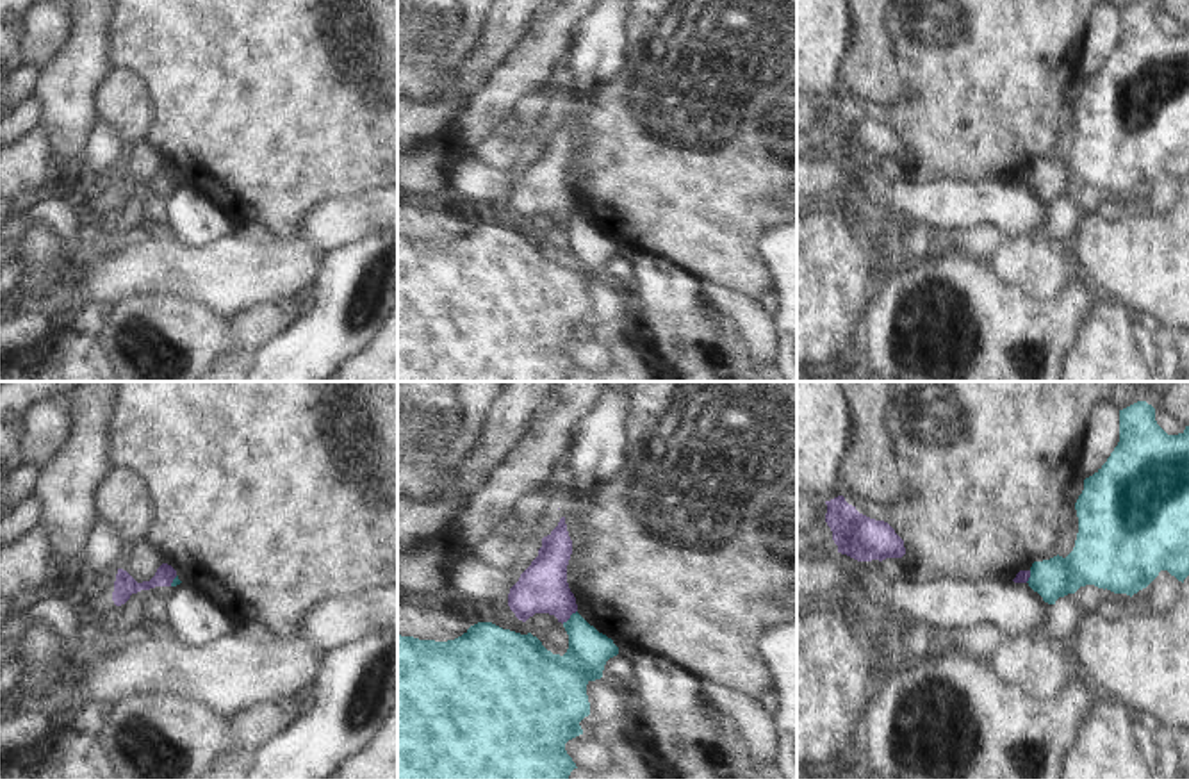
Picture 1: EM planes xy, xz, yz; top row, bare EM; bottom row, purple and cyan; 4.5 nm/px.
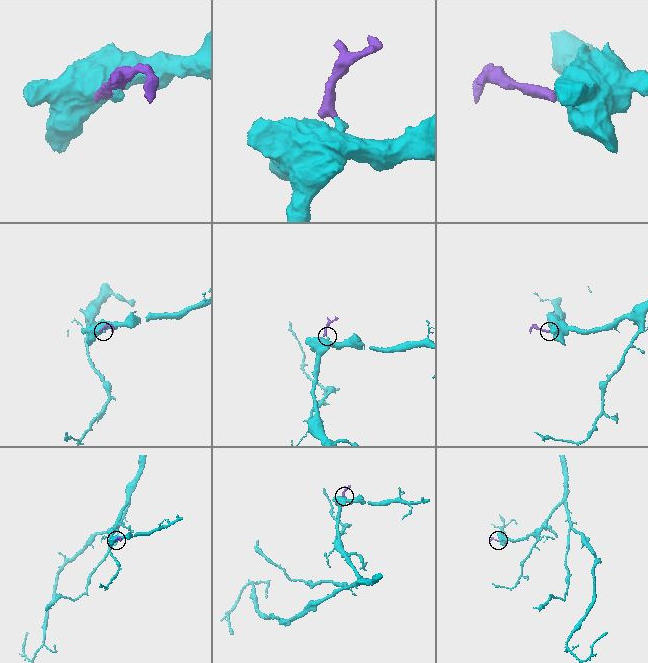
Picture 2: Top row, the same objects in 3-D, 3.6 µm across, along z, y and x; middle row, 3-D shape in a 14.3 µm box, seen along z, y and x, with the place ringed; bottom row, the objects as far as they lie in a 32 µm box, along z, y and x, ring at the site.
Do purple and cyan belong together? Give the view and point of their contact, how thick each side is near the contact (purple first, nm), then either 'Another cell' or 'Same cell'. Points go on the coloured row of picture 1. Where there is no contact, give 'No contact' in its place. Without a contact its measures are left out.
Touches purple at xz (569, 617). Thickness 220 nm (purple) against 190 nm. Another cell.

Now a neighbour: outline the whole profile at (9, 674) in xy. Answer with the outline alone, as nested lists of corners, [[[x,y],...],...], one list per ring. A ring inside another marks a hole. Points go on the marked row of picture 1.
[[[14,661],[0,667],[0,702],[12,692],[21,676],[21,667]]]

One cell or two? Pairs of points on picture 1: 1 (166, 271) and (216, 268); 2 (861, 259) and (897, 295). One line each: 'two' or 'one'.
1: one
2: two

